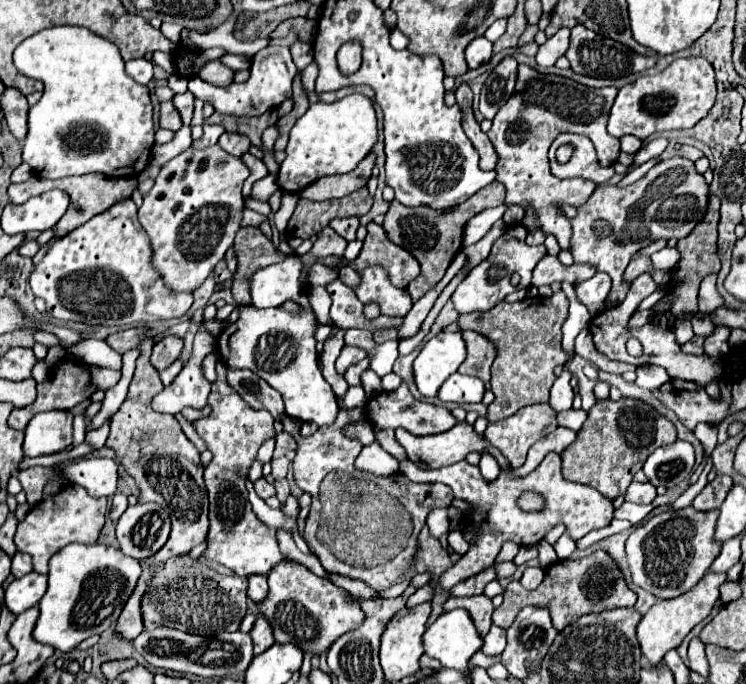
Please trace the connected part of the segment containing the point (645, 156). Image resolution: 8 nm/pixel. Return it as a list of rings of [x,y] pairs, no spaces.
[[[657,137],[657,139],[647,141],[647,143],[635,153],[635,163],[641,165],[641,163],[645,163],[645,161],[657,157],[657,155],[661,155],[661,153],[665,151],[665,147],[667,147],[667,139],[663,139],[663,137]]]

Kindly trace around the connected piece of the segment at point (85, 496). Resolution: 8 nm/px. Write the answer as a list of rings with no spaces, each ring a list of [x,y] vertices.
[[[67,485],[49,499],[39,501],[27,517],[19,523],[15,533],[15,547],[21,553],[29,553],[33,559],[33,571],[47,573],[53,553],[69,543],[95,543],[107,515],[107,497],[95,499],[79,485]]]

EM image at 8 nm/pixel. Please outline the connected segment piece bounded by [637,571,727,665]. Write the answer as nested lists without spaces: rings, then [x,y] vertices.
[[[709,571],[691,591],[687,591],[675,599],[657,601],[647,611],[647,615],[643,615],[643,619],[637,625],[637,639],[641,645],[641,653],[647,657],[647,661],[651,665],[657,665],[669,649],[675,649],[683,641],[683,637],[713,611],[713,607],[719,599],[719,587],[725,581],[727,581],[727,573],[711,573]]]

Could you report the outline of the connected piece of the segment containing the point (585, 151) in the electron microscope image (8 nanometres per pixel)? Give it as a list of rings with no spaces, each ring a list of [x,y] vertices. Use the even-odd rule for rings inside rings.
[[[571,133],[558,135],[549,147],[549,163],[551,163],[551,173],[559,179],[581,177],[581,179],[589,179],[589,181],[599,185],[599,183],[607,183],[615,175],[613,167],[601,167],[599,165],[597,155],[595,155],[595,147],[583,135],[571,135]],[[559,145],[571,145],[573,147],[573,155],[571,155],[569,163],[565,163],[565,165],[559,165],[555,161],[555,151]]]

